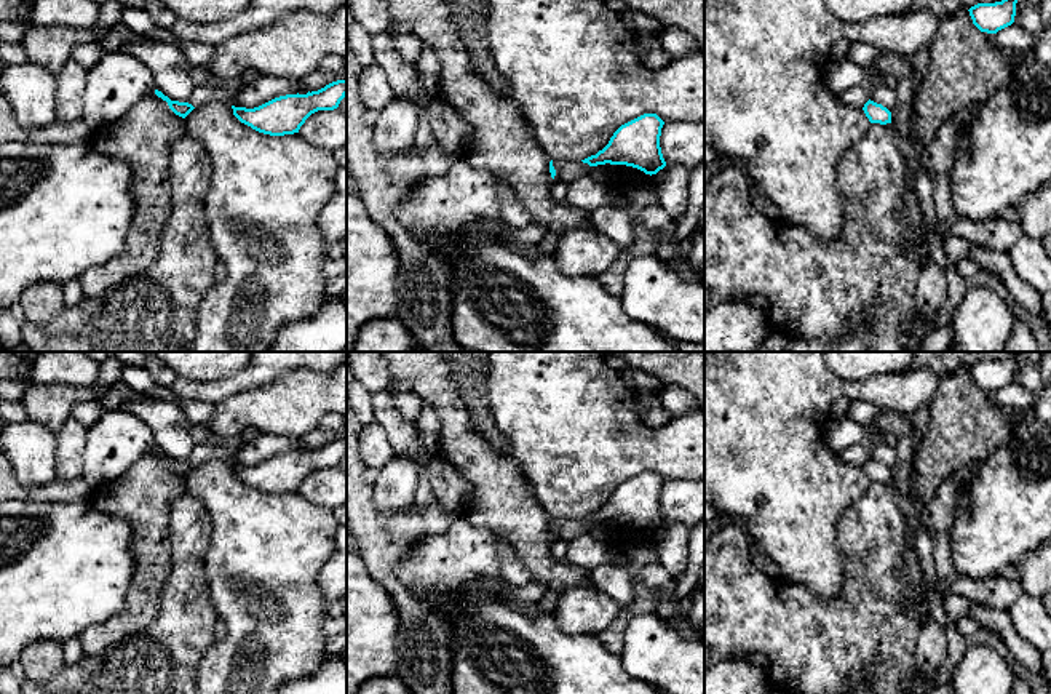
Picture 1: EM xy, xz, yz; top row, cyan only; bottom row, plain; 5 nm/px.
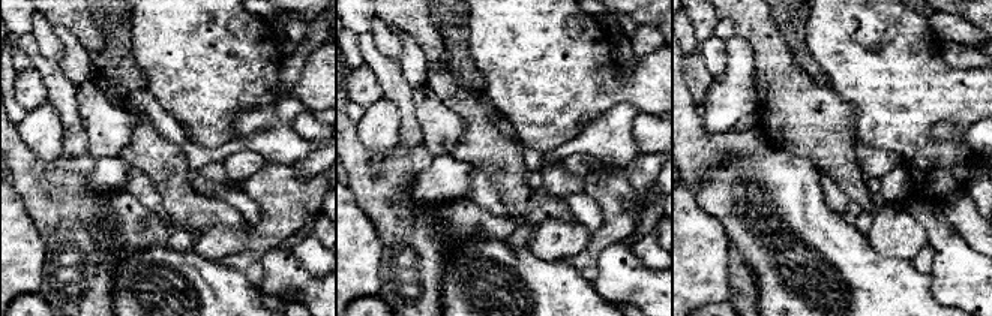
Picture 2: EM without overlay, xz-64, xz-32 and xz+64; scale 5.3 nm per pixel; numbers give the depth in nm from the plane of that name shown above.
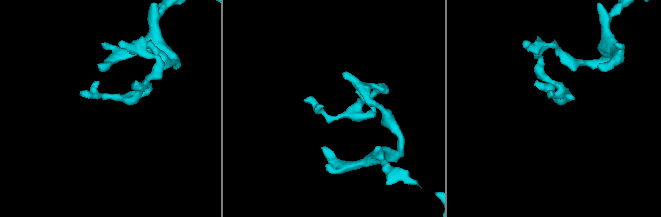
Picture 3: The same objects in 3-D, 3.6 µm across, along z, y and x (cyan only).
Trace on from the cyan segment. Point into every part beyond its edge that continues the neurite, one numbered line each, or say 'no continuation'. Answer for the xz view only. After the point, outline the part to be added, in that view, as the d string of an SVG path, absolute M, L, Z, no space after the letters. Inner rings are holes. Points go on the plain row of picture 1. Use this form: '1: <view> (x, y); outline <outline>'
no continuation

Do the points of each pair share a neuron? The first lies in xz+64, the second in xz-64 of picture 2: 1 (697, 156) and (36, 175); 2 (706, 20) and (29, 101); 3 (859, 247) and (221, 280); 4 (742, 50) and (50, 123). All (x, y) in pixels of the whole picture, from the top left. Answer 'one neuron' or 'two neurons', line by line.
1: one neuron
2: one neuron
3: one neuron
4: one neuron

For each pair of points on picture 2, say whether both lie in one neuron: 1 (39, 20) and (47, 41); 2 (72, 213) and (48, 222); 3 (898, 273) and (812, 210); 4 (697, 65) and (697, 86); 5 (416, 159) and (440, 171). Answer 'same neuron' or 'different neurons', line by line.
1: same neuron
2: same neuron
3: same neuron
4: same neuron
5: different neurons

